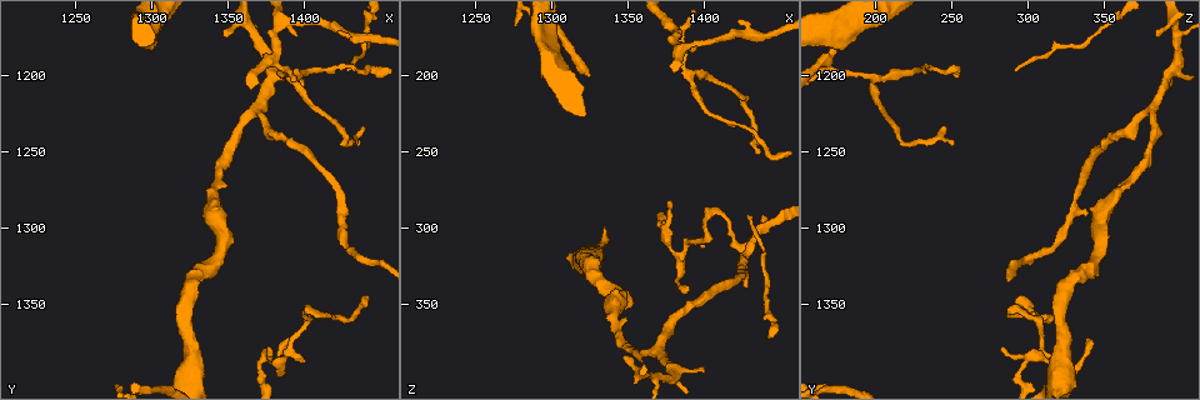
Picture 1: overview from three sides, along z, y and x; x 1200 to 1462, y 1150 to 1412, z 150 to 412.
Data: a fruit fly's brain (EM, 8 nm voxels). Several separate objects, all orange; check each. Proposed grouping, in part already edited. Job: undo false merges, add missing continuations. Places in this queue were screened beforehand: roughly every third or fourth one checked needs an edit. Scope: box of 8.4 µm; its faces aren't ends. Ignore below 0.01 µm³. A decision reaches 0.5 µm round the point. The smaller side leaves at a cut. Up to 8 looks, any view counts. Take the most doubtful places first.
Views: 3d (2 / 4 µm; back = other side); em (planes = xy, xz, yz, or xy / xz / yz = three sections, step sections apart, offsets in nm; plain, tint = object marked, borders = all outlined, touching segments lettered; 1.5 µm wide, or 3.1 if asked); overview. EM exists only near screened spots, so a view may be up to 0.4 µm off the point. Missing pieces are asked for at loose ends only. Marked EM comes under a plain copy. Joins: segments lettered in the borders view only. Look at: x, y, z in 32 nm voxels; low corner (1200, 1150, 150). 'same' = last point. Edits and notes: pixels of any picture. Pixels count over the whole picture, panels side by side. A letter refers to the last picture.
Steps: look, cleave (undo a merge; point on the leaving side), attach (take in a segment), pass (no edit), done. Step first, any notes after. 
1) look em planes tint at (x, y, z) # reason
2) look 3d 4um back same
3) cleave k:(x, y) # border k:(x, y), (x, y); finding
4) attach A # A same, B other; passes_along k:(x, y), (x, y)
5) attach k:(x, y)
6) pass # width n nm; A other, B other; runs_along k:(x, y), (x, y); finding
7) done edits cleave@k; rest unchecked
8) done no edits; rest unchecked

look em xz step 4 borders at (1400, 1206, 394) # branch stops here

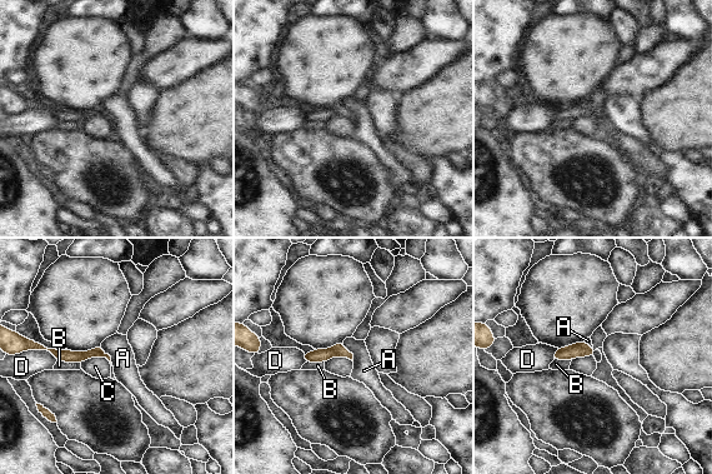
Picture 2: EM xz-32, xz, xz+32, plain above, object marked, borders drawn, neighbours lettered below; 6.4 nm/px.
pass # A other, B other, C other, D other; none of them fits

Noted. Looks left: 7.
look em xz step 8 borders at (1374, 1376, 284) # an open end

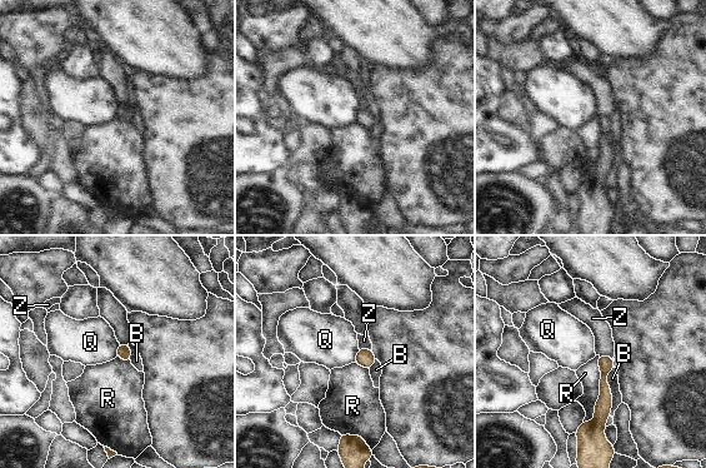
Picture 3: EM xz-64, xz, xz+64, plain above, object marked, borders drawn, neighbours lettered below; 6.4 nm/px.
look em planes borders same

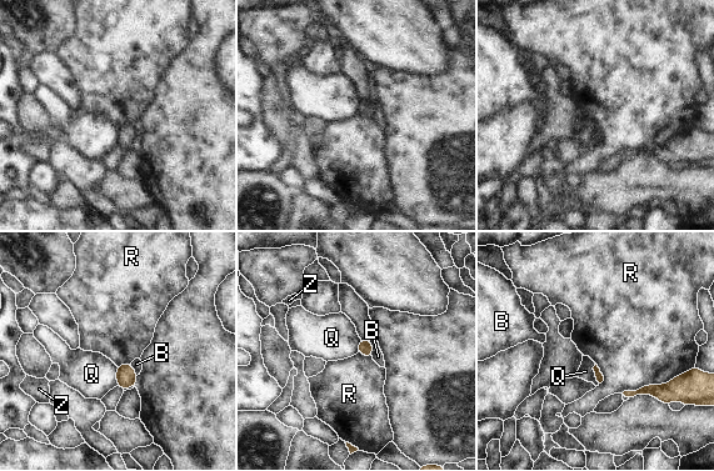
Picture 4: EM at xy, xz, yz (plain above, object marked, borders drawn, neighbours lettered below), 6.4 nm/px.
pass # longest_contact R 420 nm; B other, Q other, R other, Z other; border 4:(680, 372), (667, 382), (618, 392); no lettered segment goes on from it

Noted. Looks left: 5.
look em planes borders at (1348, 1174, 382)

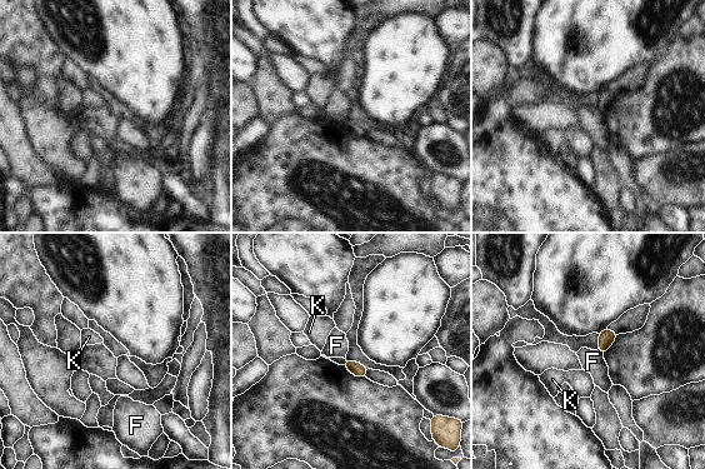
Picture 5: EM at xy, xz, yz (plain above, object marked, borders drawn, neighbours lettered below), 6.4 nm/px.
pass # F other, K other; border 5:(598, 349), (603, 354); none of them fits

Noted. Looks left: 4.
done no edits; rest unchecked

